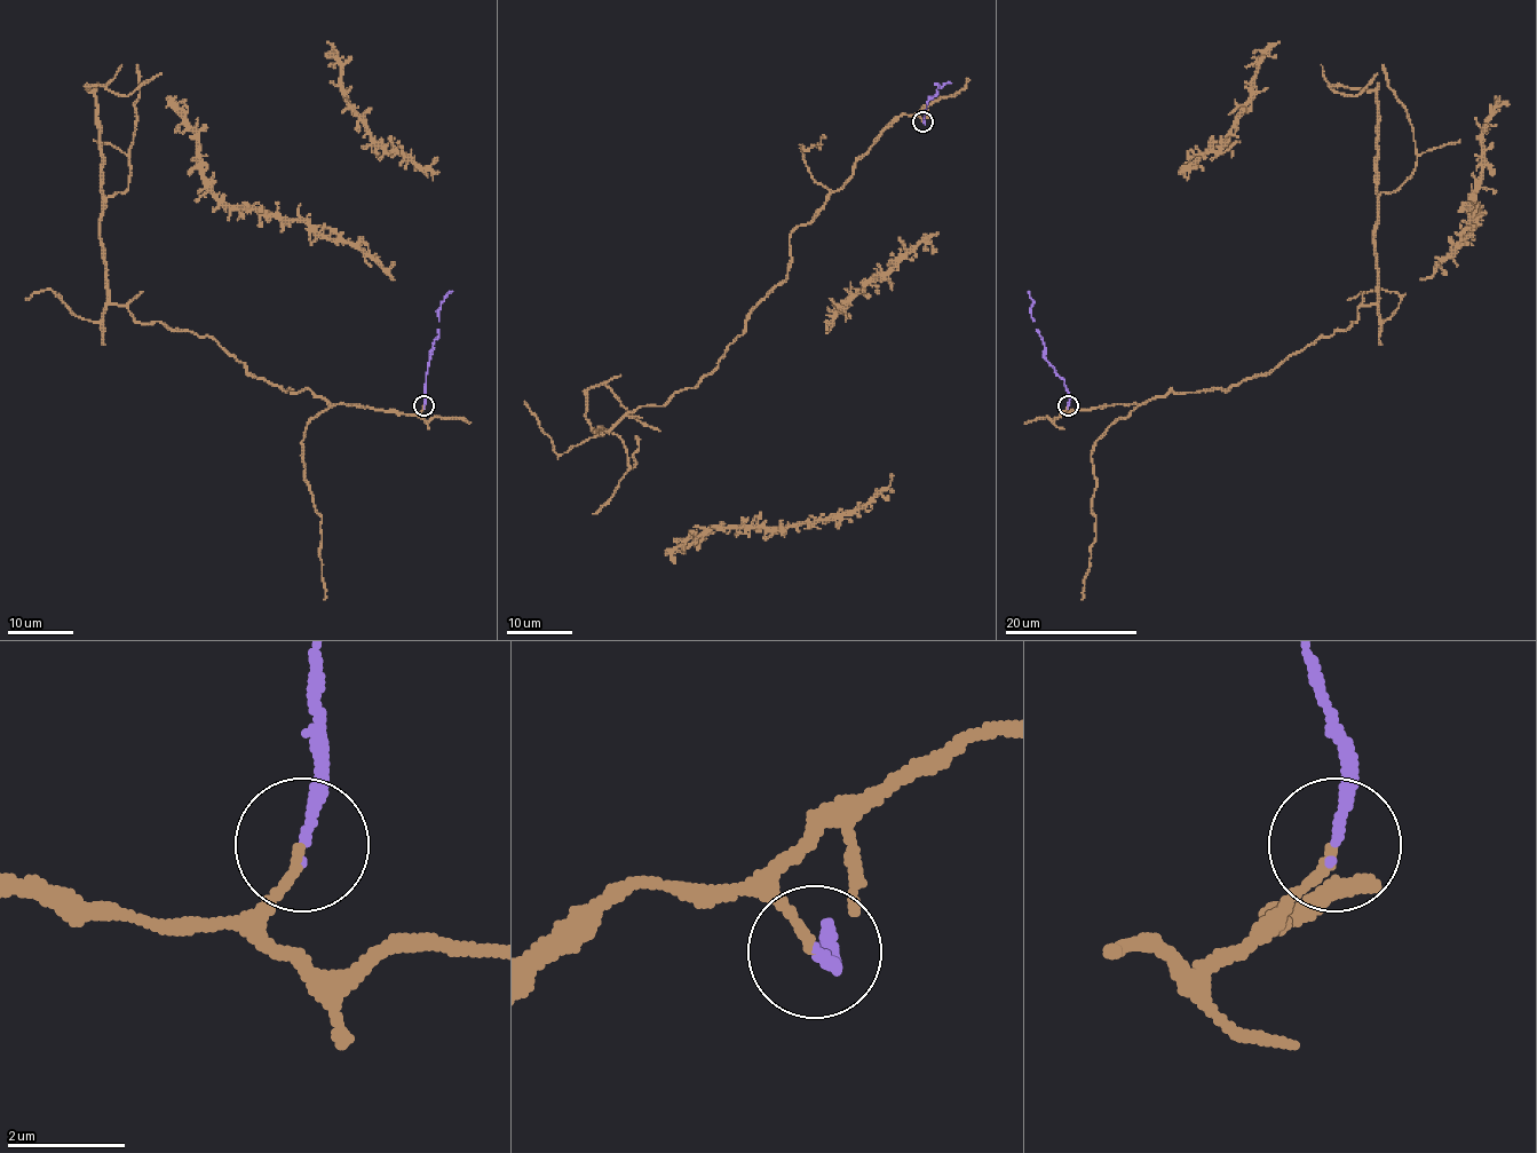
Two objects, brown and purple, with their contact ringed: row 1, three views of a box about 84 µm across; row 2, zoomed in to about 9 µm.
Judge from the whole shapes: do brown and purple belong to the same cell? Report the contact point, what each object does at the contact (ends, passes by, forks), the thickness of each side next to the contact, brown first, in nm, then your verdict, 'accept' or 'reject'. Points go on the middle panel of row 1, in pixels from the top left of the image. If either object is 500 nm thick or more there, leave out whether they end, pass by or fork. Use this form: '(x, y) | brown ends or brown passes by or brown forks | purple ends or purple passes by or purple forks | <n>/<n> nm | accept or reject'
(923, 121) | brown ends | purple ends | 150/170 nm | accept

